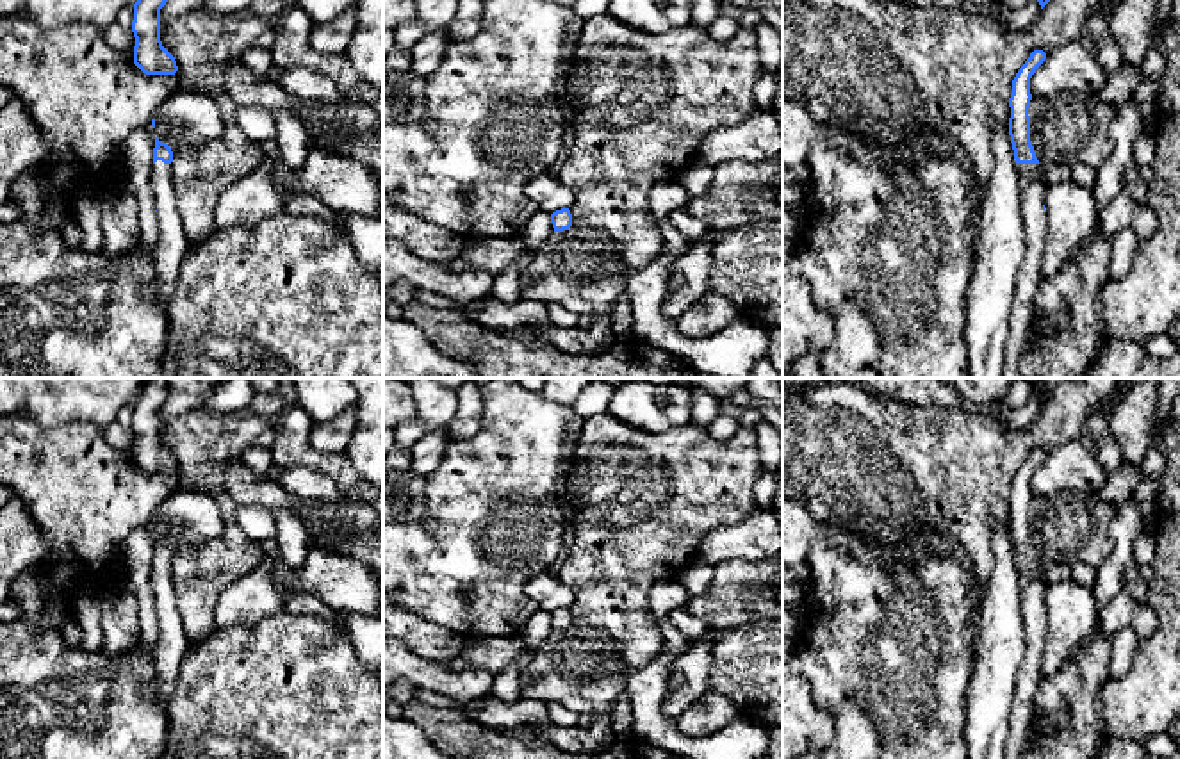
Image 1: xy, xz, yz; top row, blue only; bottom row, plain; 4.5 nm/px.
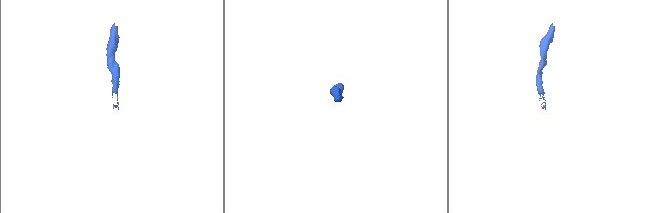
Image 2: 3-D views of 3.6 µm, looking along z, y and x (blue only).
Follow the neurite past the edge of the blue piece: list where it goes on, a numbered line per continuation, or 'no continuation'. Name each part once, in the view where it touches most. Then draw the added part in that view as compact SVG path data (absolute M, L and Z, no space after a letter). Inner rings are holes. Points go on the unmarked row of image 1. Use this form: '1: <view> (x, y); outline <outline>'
1: yz (1032, 587); outline M1018 563L1020 597L1023 606L1025 652L1016 675L1016 698L1009 716L1005 759L1021 759L1030 729L1030 704L1041 681L1041 654L1045 641L1045 590L1041 563Z

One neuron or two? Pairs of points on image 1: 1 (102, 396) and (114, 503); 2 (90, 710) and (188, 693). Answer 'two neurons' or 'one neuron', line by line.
1: two neurons
2: two neurons

